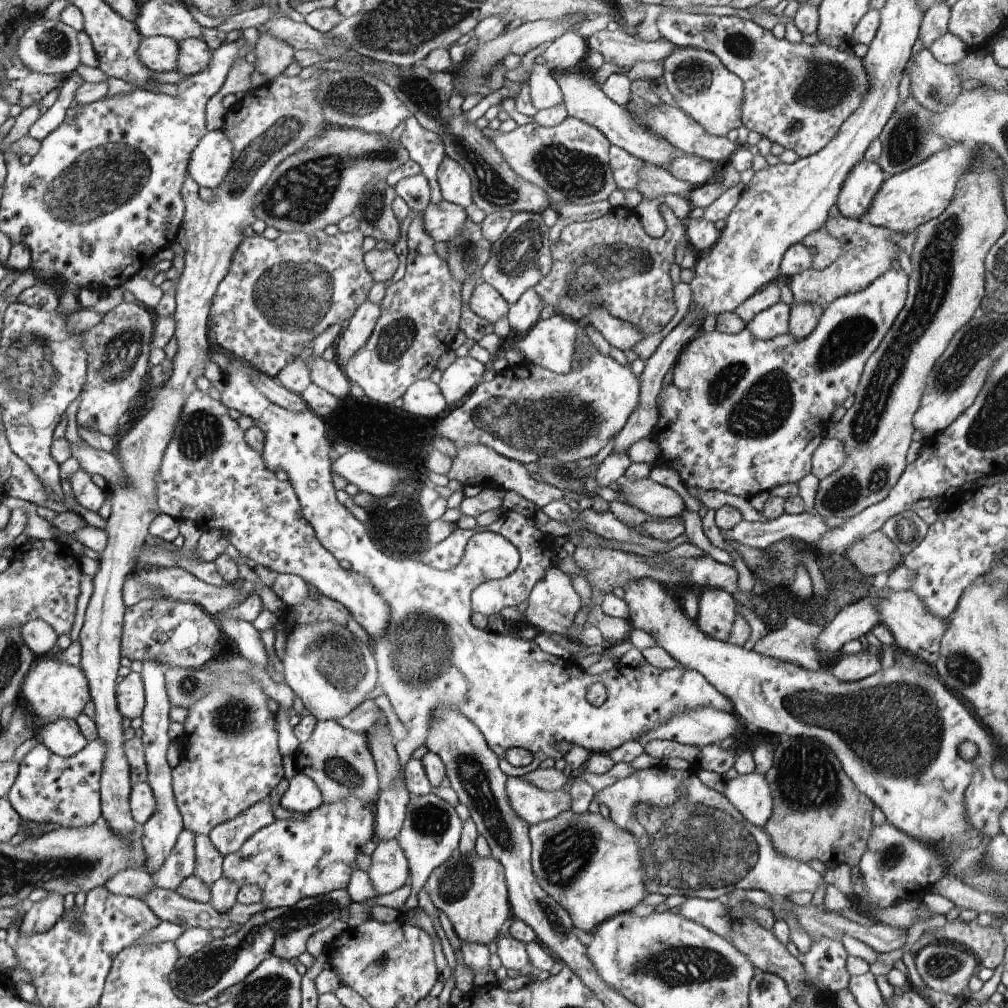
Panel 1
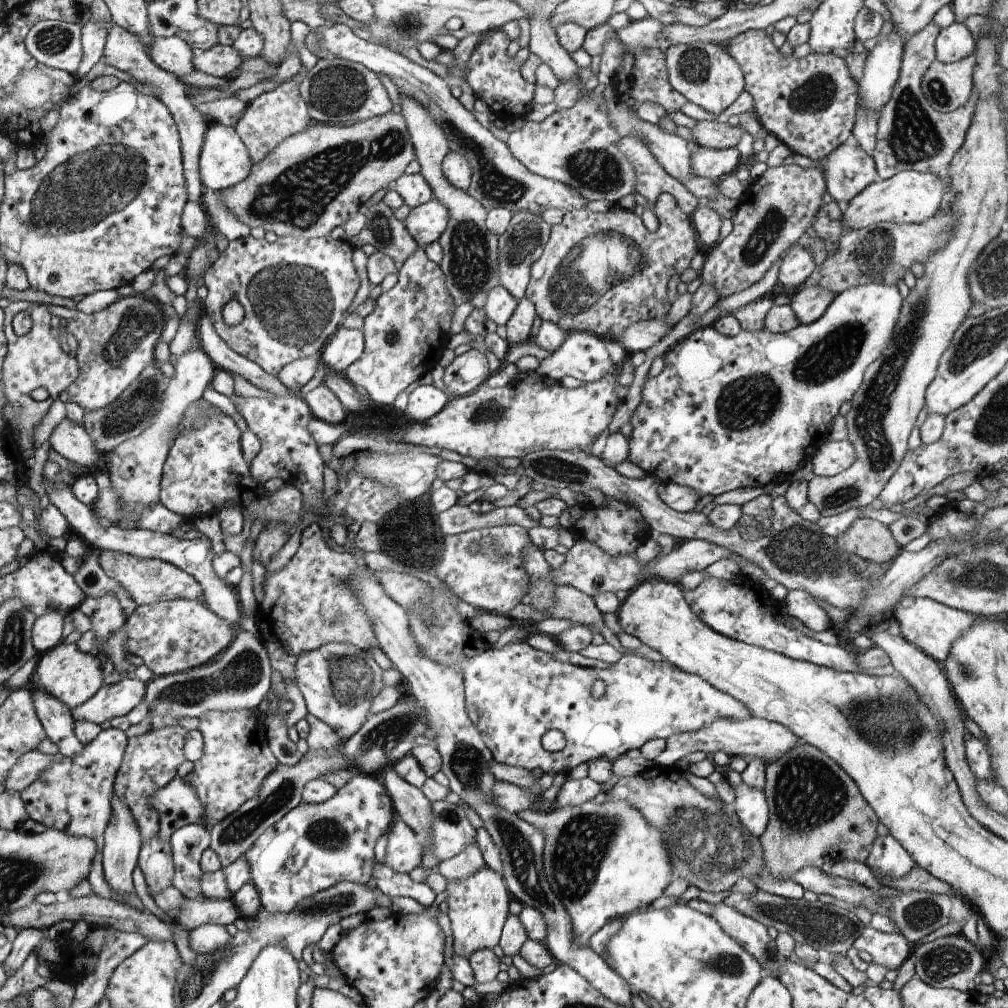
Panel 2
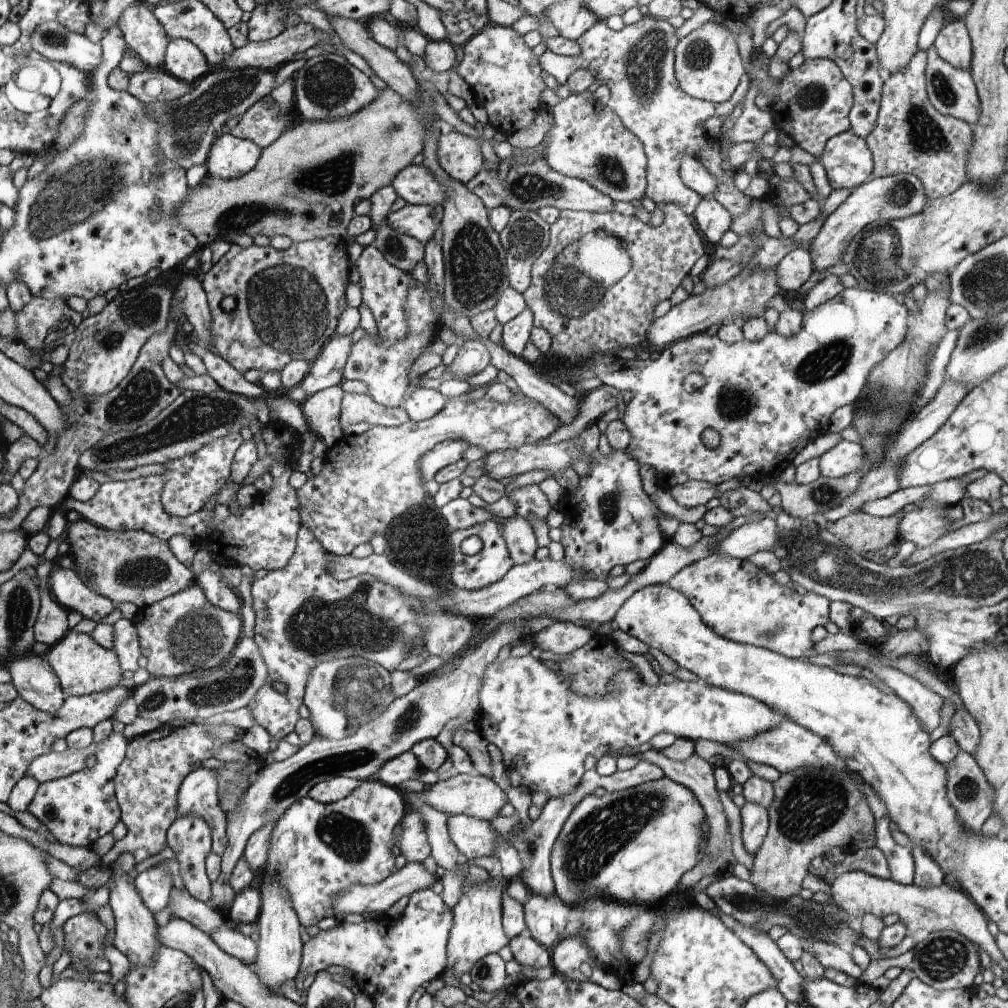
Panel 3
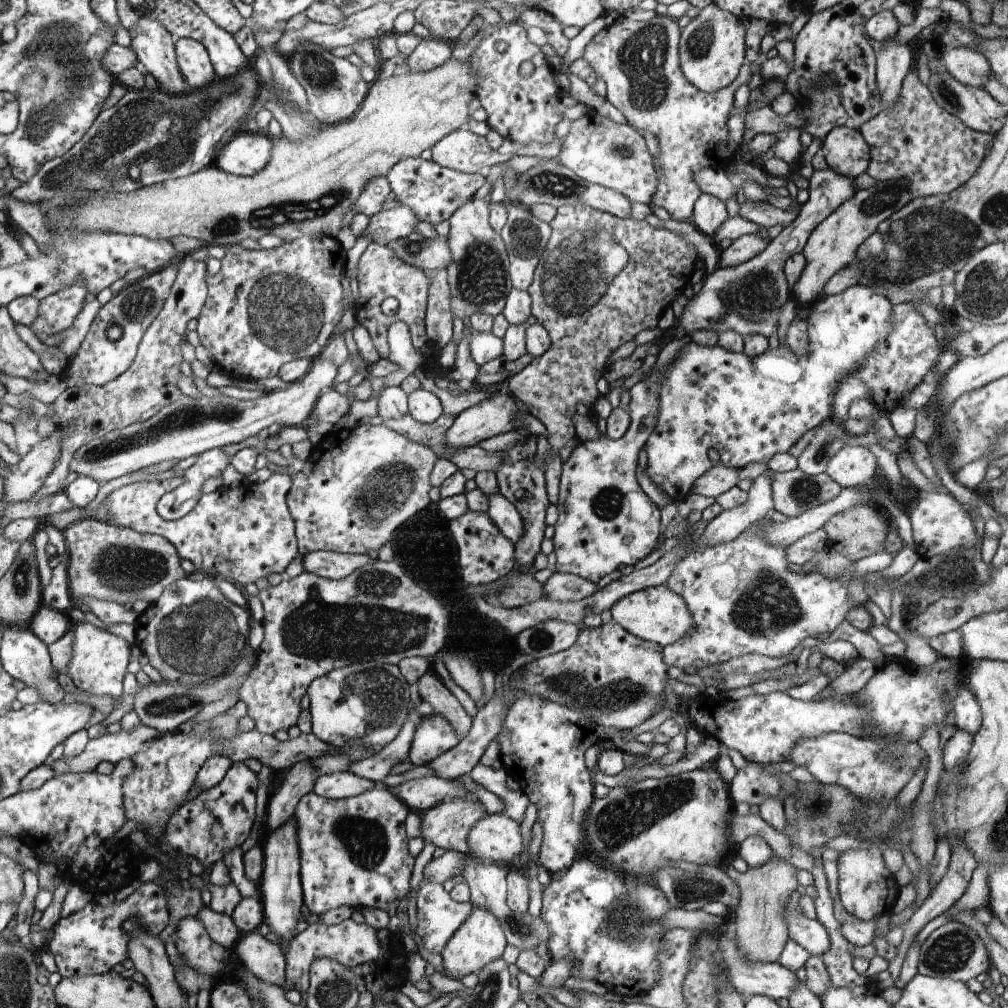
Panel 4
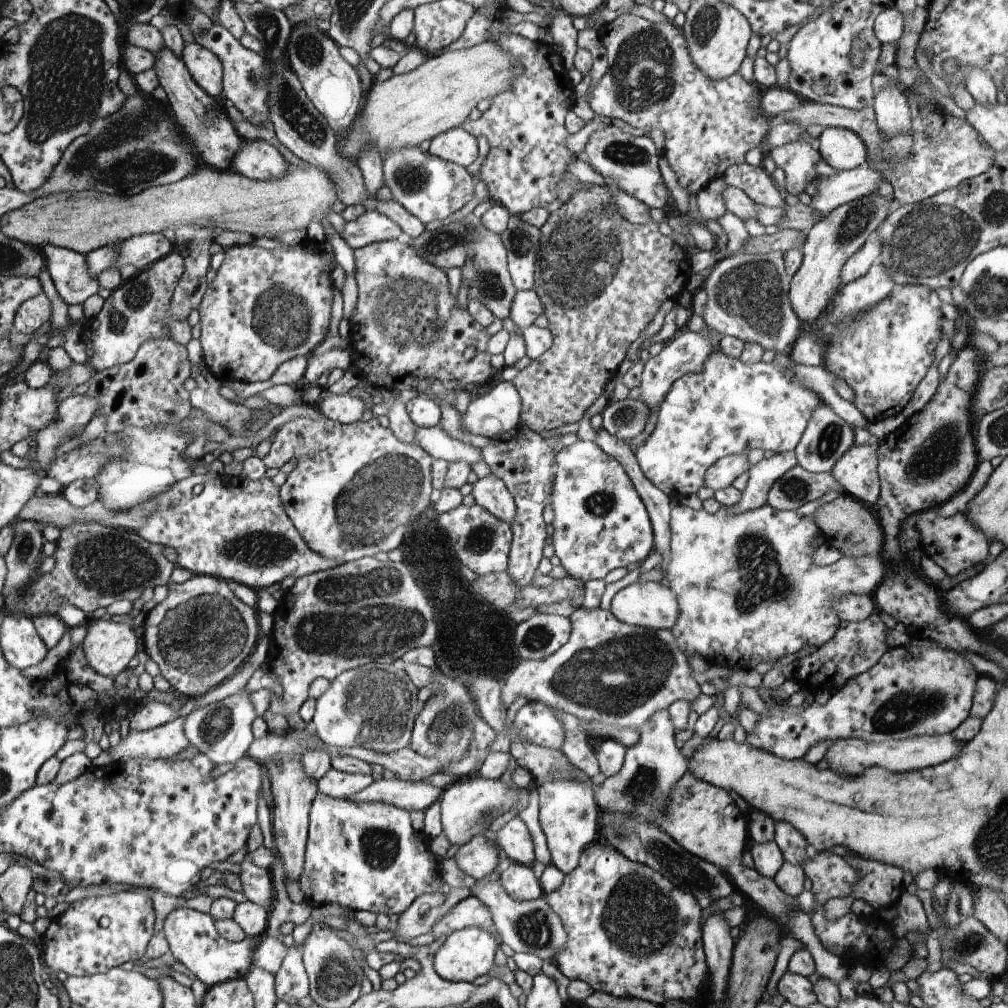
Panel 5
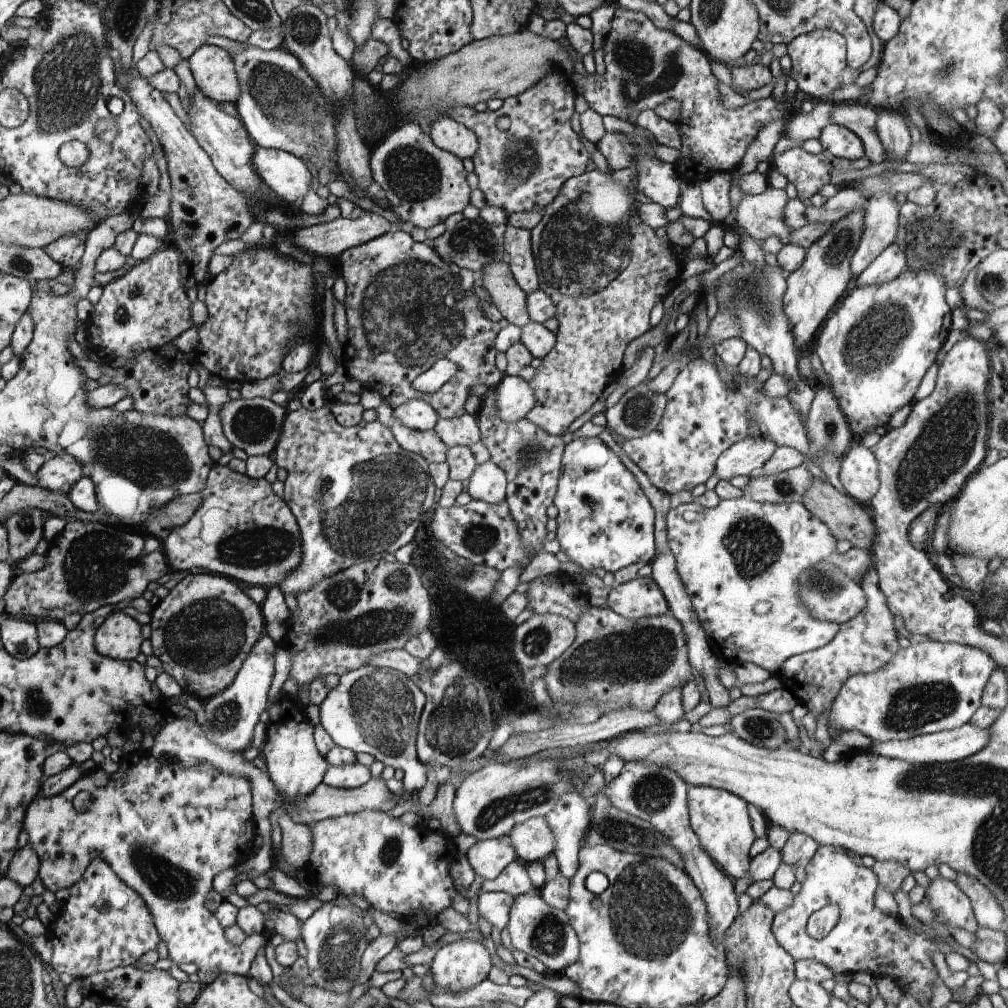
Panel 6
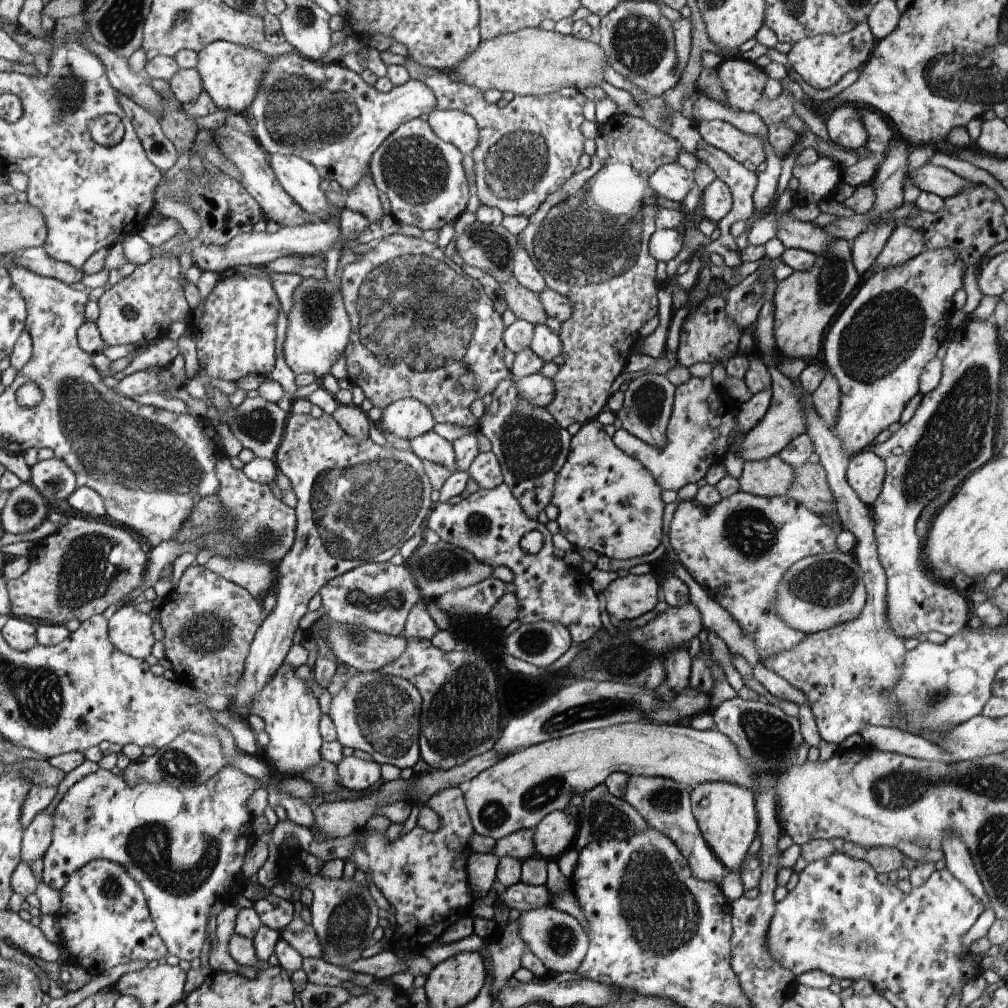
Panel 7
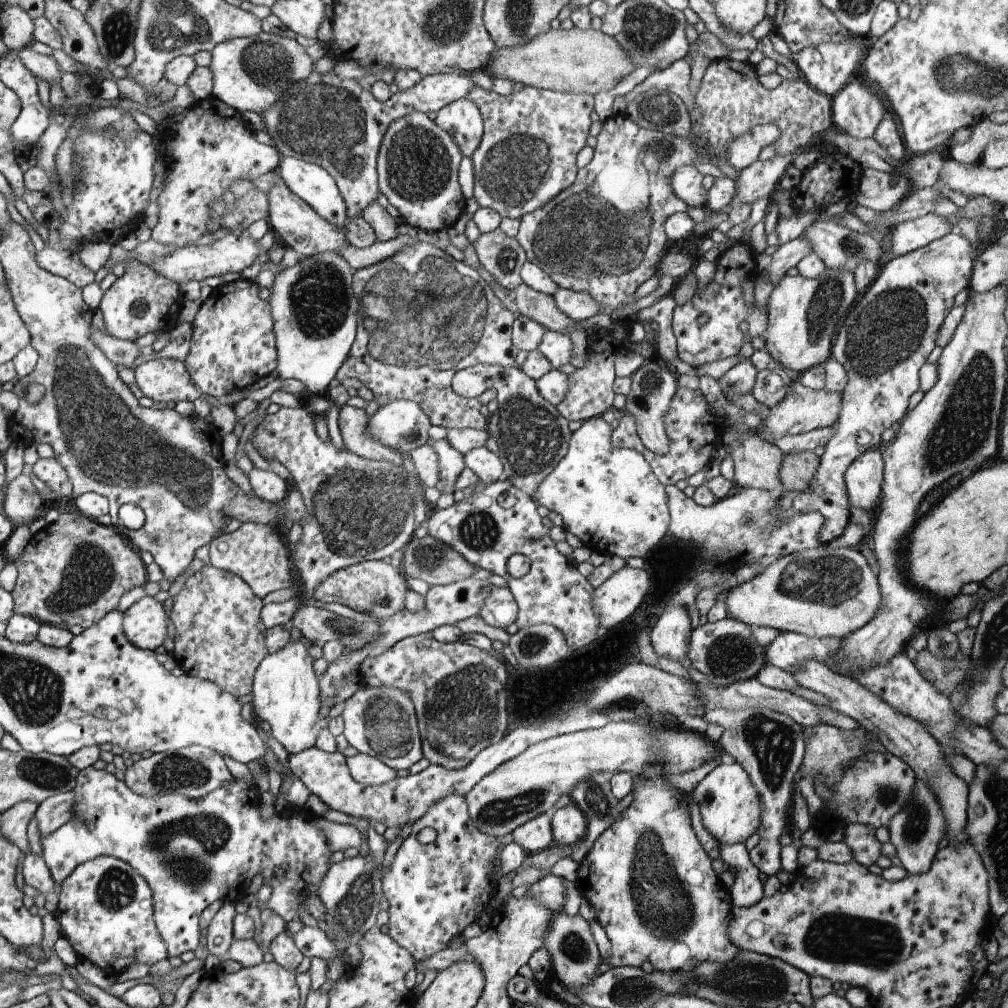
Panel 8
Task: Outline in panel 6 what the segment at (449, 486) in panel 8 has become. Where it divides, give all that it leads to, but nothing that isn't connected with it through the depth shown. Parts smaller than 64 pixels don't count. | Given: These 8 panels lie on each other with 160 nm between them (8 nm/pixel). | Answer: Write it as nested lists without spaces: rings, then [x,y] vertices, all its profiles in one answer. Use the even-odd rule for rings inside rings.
[[[393,417],[393,422],[391,432],[394,434],[395,440],[404,449],[422,456],[427,462],[442,463],[446,461],[449,449],[438,438],[433,429],[430,431],[420,431],[408,428],[408,426],[402,424],[400,418],[395,417]]]

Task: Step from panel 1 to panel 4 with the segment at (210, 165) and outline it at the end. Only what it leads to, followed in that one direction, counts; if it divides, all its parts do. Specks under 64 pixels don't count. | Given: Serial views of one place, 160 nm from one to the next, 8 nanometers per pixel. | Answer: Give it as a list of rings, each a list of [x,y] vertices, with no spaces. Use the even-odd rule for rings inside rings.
[[[243,129],[232,141],[227,140],[220,150],[216,166],[234,175],[252,176],[260,172],[272,157],[272,139],[259,132]]]

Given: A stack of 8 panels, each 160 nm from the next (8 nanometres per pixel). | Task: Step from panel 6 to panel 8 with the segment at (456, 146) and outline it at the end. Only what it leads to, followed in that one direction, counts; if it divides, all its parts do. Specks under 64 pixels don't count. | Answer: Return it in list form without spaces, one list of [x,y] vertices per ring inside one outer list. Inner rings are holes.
[[[468,97],[441,108],[436,124],[454,137],[465,157],[472,156],[483,137],[483,116],[478,105]]]

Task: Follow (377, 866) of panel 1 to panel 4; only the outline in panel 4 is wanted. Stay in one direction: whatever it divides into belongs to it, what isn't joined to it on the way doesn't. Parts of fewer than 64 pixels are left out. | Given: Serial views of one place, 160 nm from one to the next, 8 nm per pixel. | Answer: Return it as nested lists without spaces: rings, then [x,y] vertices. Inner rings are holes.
[[[475,796],[446,800],[420,814],[424,842],[428,841],[445,851],[454,850],[469,855],[466,846],[472,824],[487,816],[484,806]]]

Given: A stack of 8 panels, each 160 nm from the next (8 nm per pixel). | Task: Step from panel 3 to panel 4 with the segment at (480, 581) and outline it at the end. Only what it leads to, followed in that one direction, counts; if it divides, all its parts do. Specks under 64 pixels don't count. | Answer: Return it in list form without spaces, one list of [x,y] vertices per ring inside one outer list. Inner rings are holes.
[[[466,511],[463,516],[450,521],[449,527],[459,549],[458,561],[466,586],[496,583],[516,568],[514,544],[494,525],[487,512]]]

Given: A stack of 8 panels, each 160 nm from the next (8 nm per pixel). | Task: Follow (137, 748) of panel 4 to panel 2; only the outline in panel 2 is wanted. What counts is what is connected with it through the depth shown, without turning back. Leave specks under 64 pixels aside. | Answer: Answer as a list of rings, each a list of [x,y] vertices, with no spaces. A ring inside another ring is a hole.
[[[40,750],[27,752],[22,756],[17,764],[12,768],[12,772],[7,777],[5,790],[14,789],[19,793],[27,789],[56,761],[66,758],[60,752],[49,755],[40,752]]]

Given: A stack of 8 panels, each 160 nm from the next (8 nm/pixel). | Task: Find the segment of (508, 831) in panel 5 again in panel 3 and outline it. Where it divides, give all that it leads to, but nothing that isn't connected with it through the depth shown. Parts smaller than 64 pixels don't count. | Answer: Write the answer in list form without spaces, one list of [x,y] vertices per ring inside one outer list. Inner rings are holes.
[[[462,814],[447,816],[447,830],[454,846],[469,860],[494,854],[496,838],[501,835],[490,826],[490,821]]]

